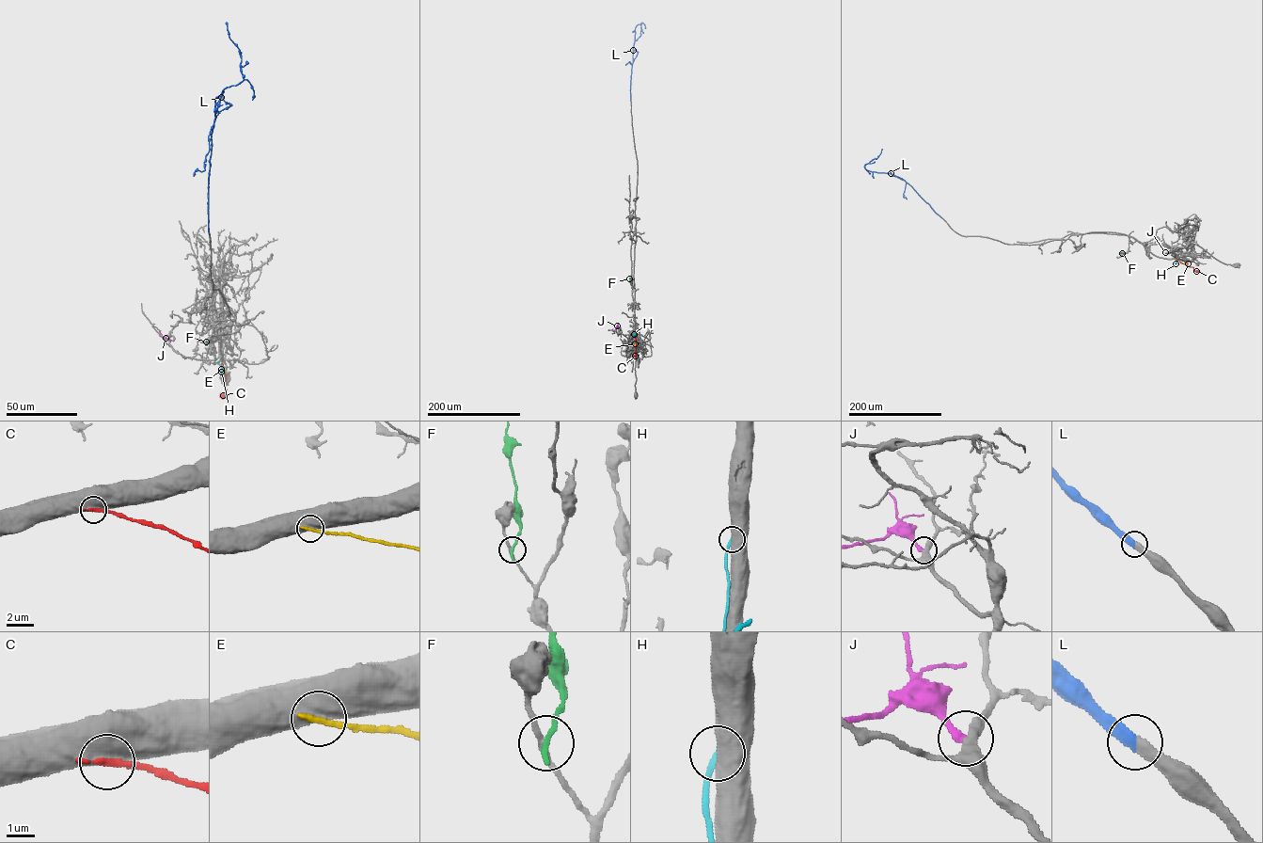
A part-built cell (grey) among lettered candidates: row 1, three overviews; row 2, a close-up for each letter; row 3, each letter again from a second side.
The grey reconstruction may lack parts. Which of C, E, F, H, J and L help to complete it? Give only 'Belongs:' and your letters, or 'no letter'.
Belongs: L

